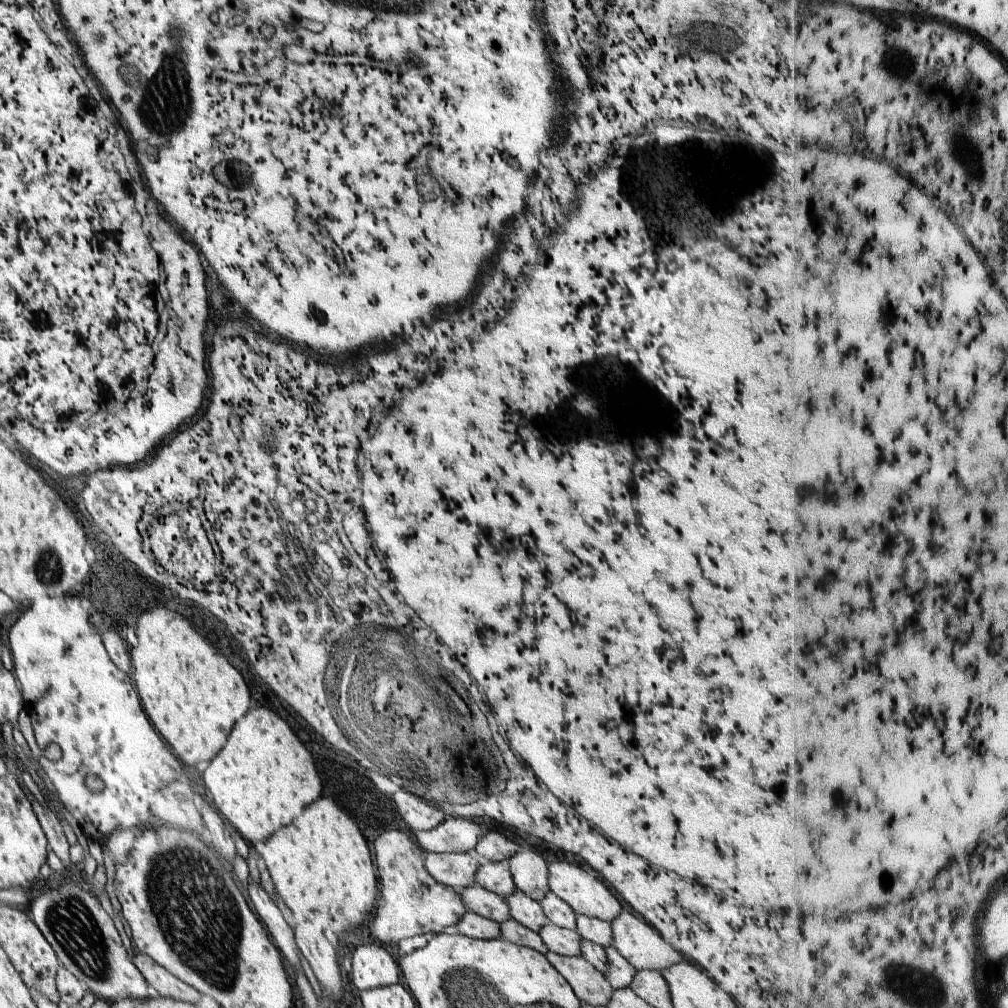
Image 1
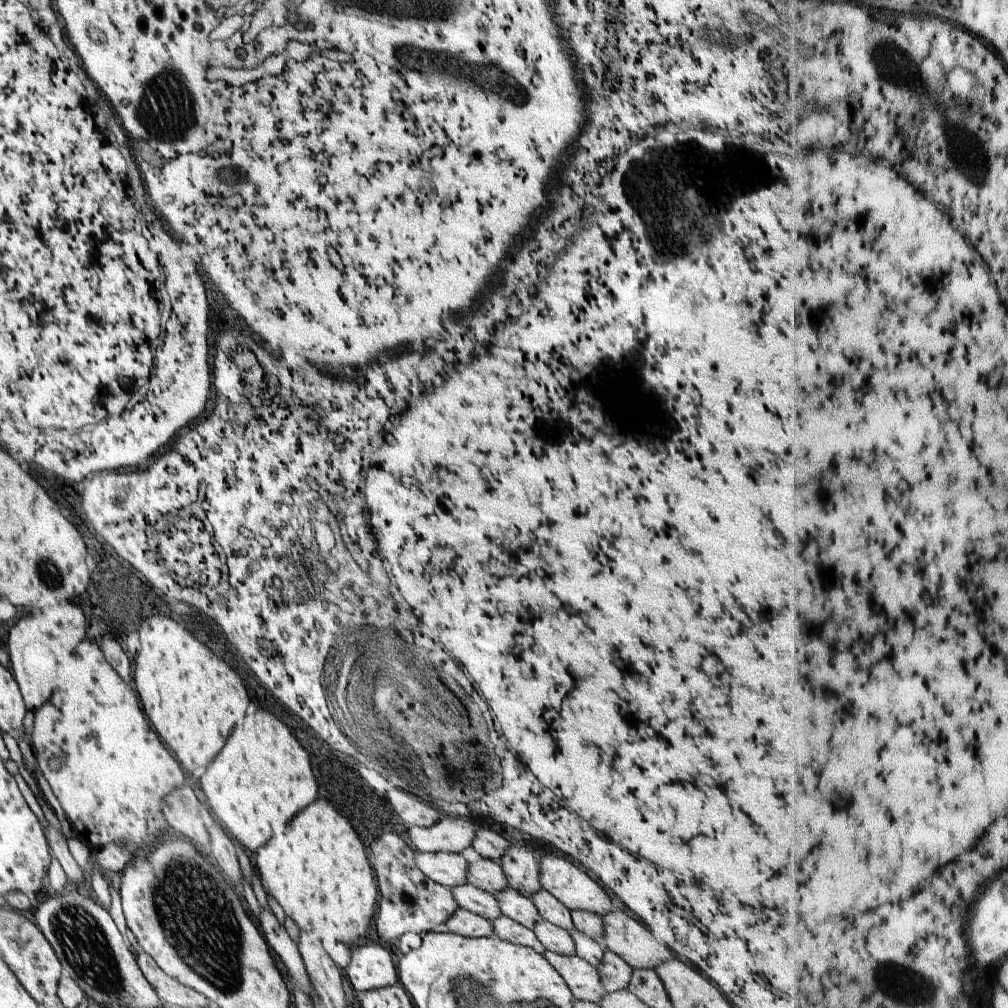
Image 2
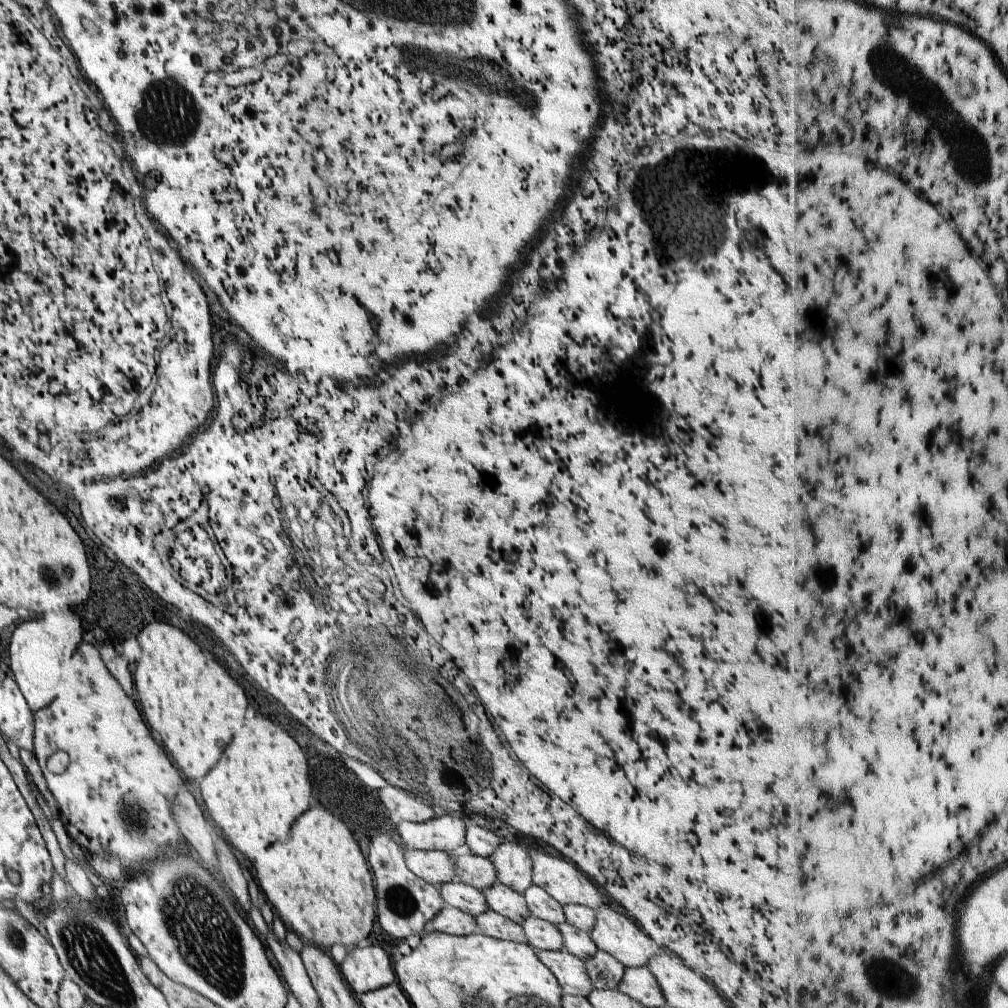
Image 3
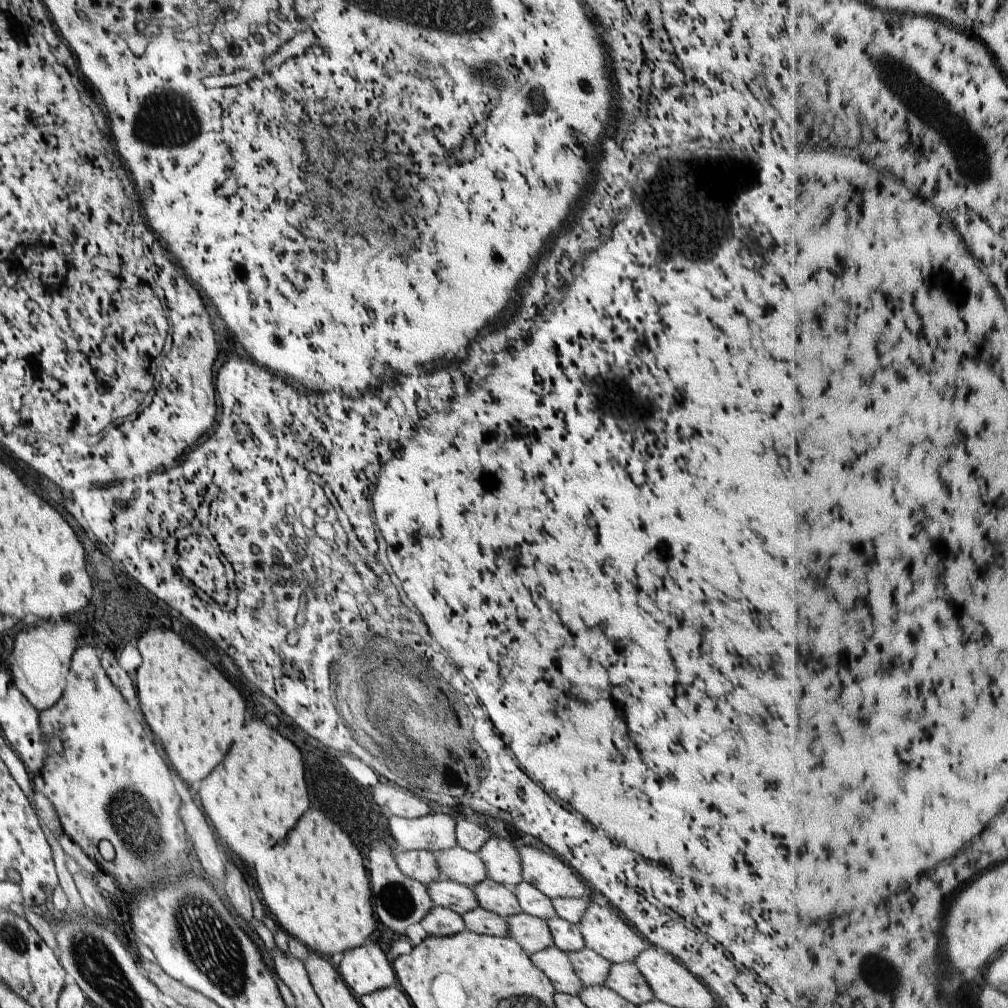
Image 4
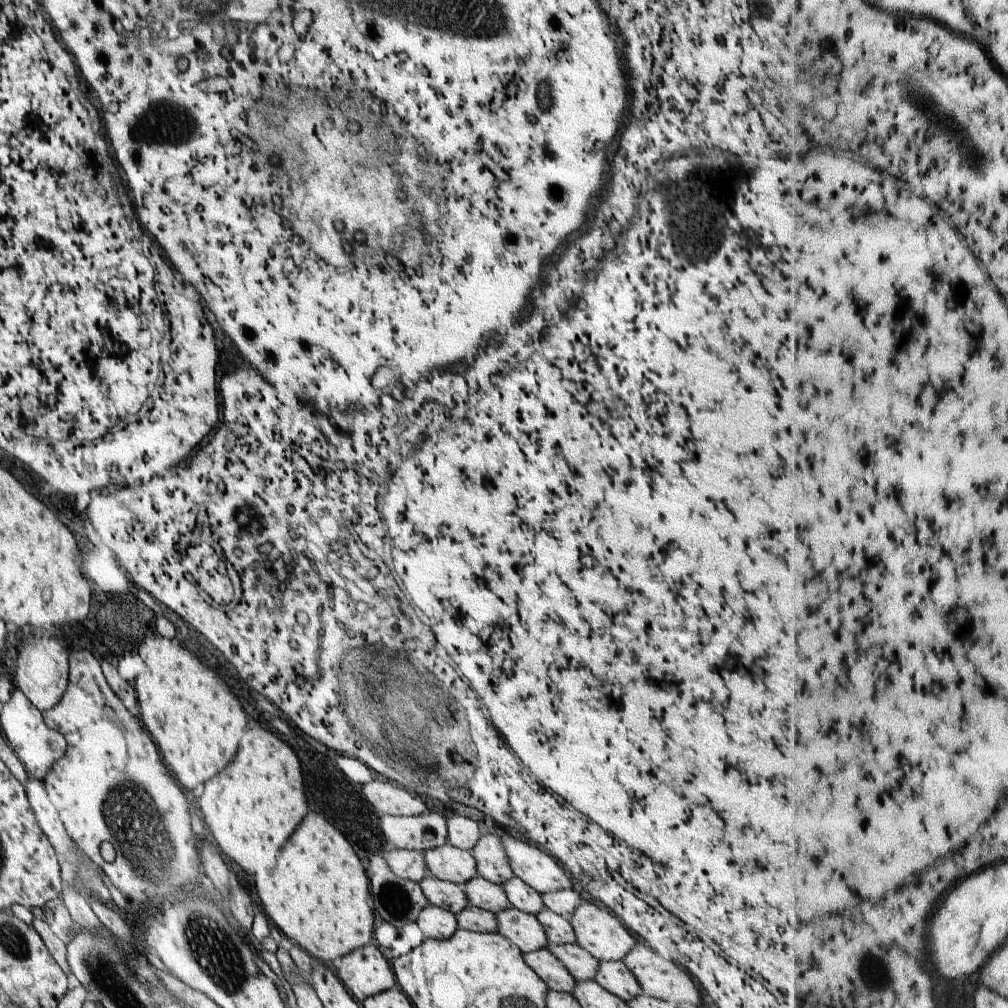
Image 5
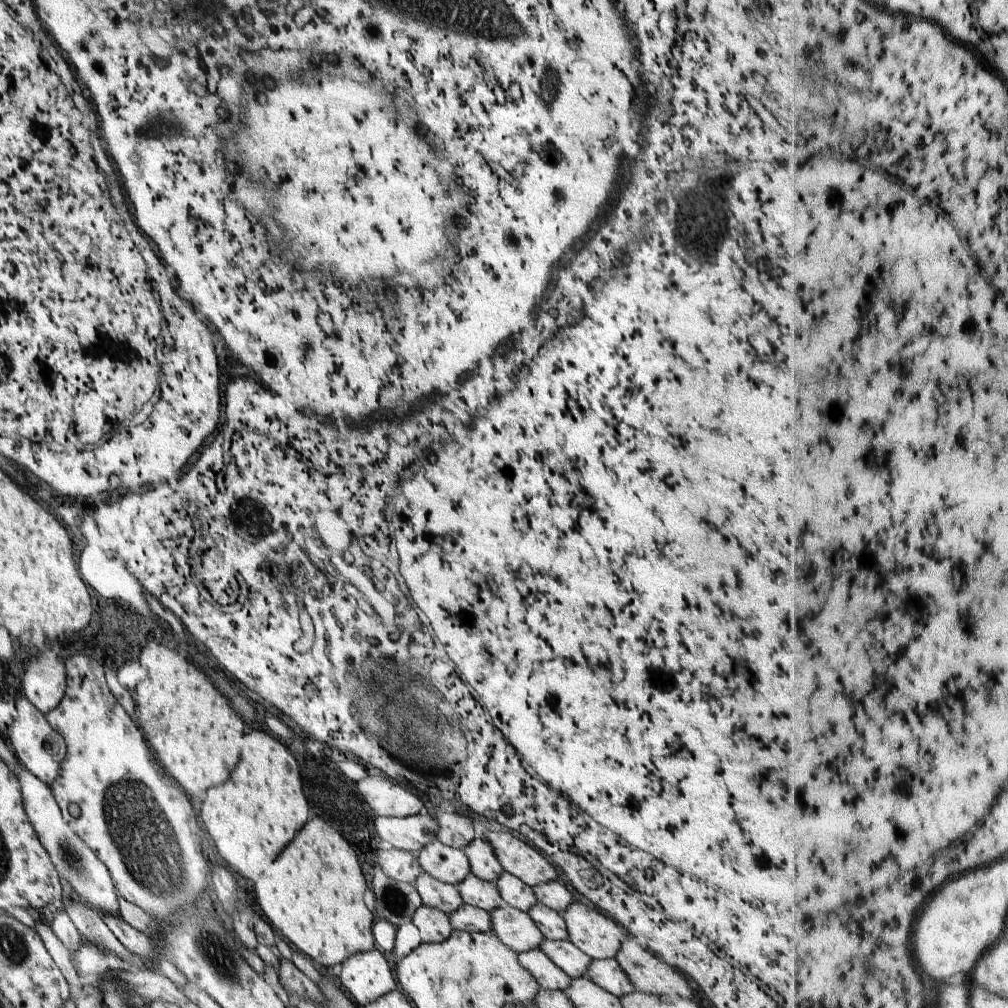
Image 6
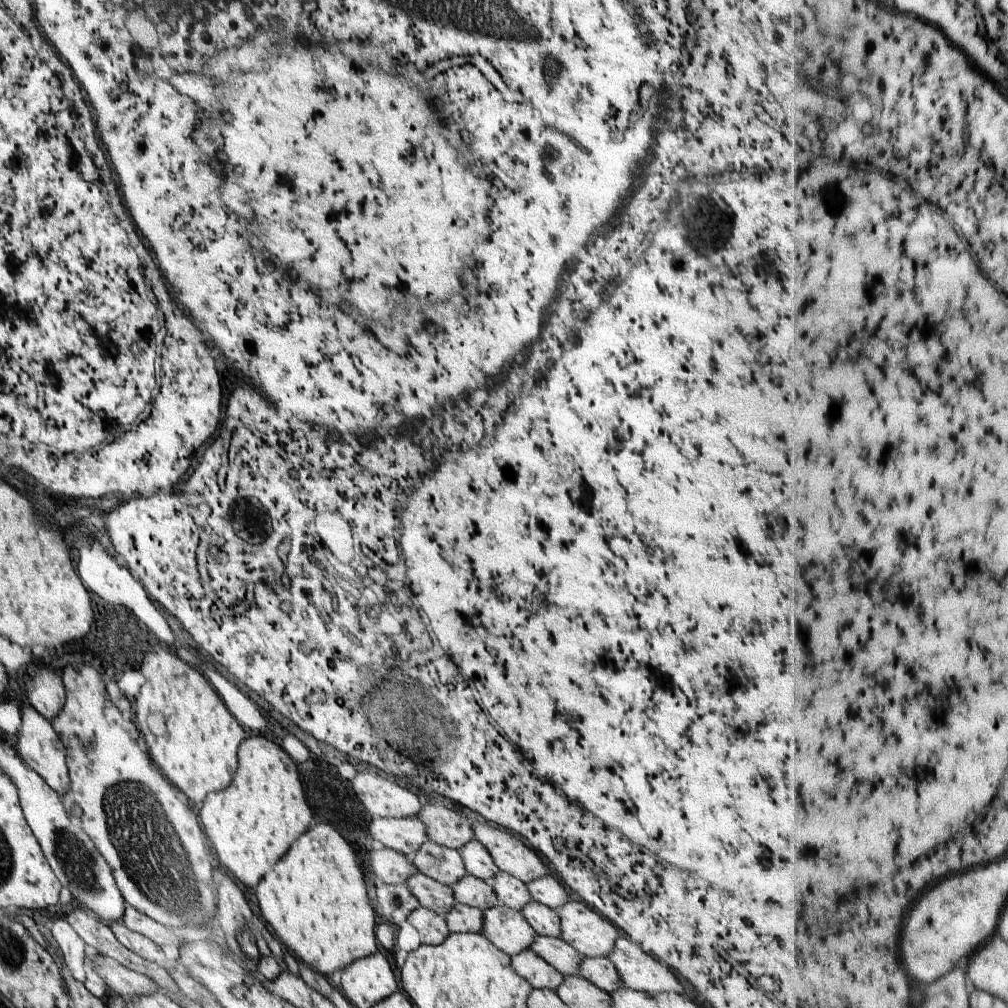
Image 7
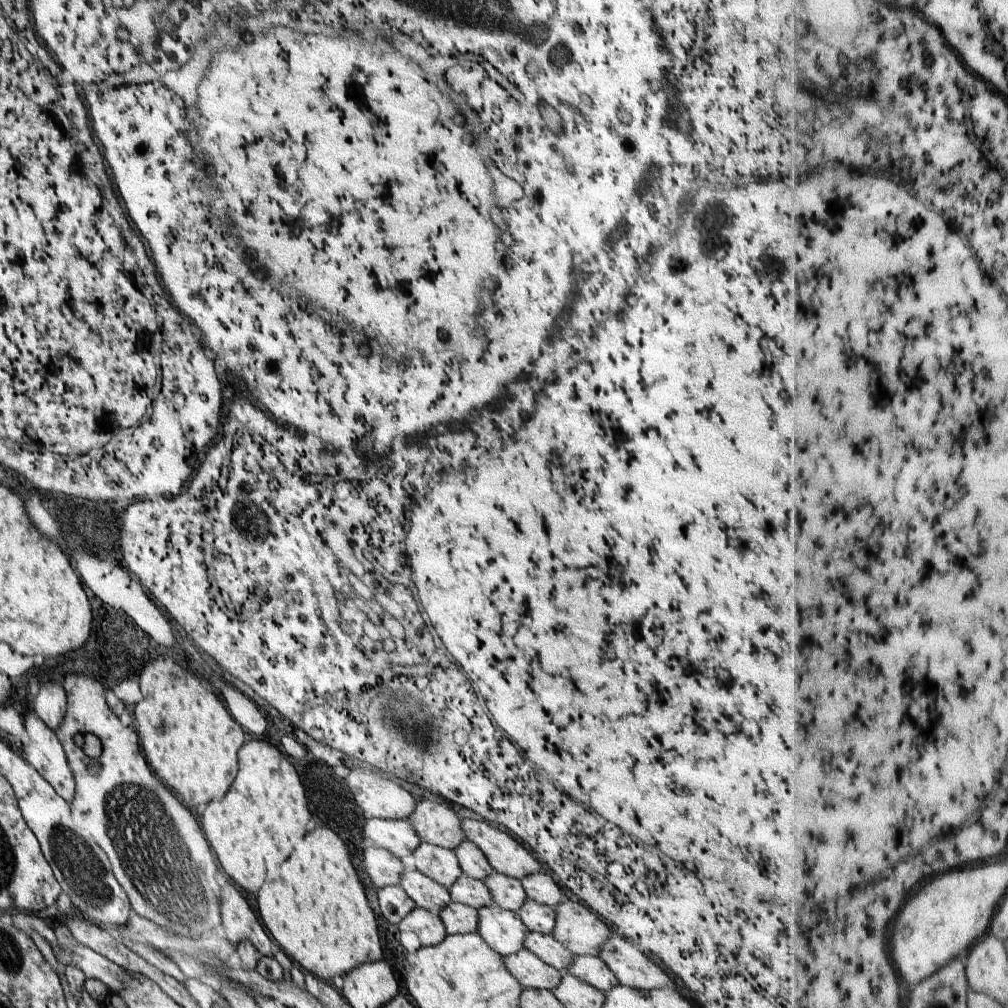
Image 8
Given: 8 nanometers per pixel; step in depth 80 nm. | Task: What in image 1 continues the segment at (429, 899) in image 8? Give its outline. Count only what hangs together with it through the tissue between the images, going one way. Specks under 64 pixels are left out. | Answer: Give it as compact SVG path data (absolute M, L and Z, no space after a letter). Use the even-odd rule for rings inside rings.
M478 884L460 890L459 895L468 911L499 923L511 918L508 903L504 898Z

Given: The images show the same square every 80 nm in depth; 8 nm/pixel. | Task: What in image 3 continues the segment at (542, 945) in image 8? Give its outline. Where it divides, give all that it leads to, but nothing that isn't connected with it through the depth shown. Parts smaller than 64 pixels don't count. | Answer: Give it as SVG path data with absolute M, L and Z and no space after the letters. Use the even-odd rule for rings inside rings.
M598 951L584 962L592 984L596 989L602 989L603 991L616 989L627 969L615 956L604 951Z

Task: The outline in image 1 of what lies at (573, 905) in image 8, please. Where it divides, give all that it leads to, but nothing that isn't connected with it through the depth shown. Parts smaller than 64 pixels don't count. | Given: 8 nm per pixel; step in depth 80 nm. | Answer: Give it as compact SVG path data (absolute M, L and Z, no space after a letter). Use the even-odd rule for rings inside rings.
M624 909L610 924L613 928L612 945L638 971L661 971L687 961L653 926L637 918L634 913Z

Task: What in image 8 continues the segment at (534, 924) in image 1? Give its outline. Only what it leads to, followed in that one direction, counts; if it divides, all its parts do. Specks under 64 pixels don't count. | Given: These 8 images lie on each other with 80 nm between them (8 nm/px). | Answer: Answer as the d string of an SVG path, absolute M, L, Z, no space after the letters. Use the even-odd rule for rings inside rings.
M468 875L460 876L448 890L452 901L465 904L476 910L494 904L492 893L484 881Z

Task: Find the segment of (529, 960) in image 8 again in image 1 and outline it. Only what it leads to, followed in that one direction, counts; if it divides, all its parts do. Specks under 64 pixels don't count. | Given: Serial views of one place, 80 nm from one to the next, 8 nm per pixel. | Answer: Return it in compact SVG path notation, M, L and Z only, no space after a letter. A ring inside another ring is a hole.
M548 951L545 957L568 981L581 1003L606 1007L610 1002L612 985L582 956L567 957Z

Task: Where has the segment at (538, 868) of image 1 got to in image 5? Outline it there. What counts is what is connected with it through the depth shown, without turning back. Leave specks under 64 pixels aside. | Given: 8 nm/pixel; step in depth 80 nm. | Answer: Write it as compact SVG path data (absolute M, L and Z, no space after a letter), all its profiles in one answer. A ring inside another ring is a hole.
M499 832L481 836L470 852L475 858L478 876L499 885L515 876Z

